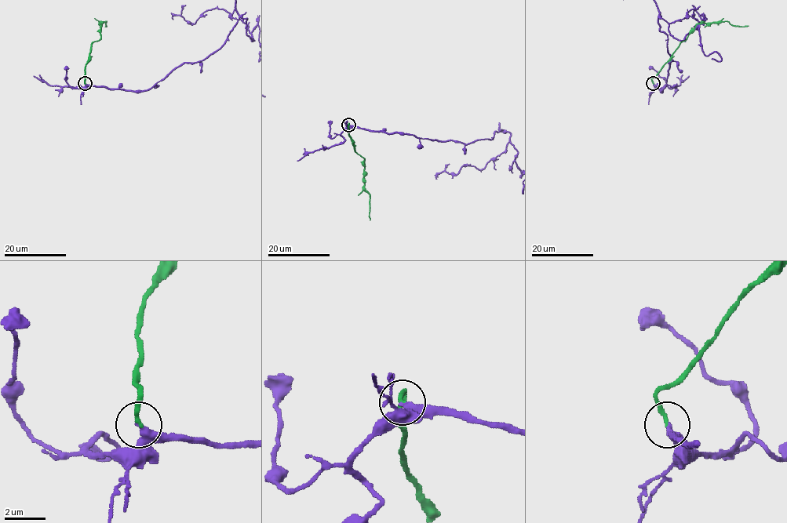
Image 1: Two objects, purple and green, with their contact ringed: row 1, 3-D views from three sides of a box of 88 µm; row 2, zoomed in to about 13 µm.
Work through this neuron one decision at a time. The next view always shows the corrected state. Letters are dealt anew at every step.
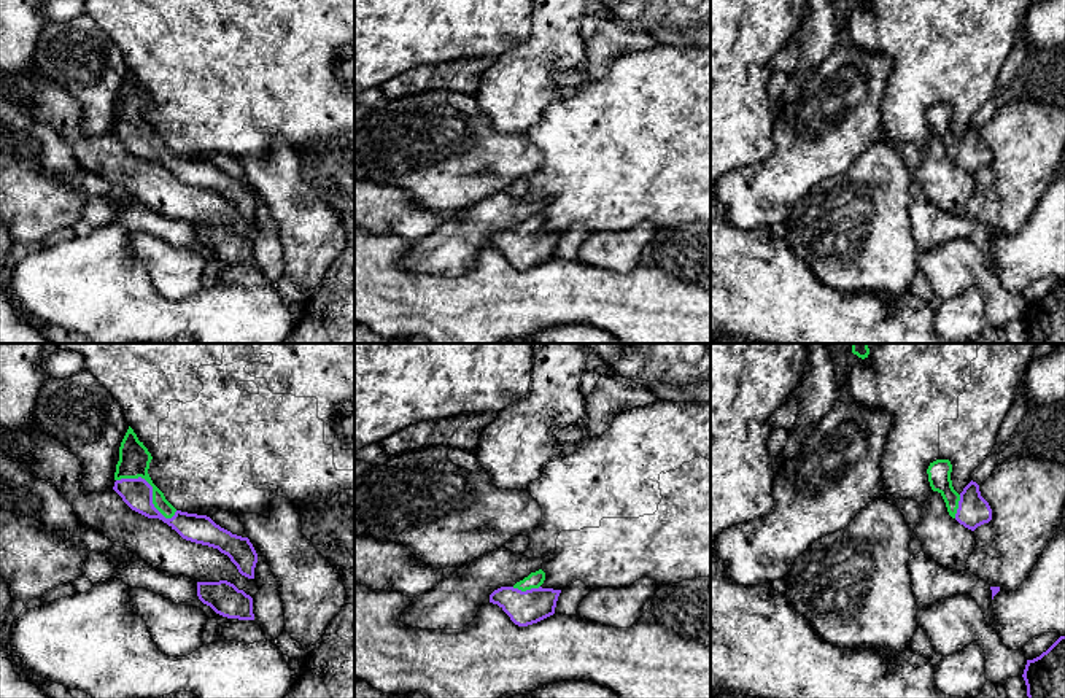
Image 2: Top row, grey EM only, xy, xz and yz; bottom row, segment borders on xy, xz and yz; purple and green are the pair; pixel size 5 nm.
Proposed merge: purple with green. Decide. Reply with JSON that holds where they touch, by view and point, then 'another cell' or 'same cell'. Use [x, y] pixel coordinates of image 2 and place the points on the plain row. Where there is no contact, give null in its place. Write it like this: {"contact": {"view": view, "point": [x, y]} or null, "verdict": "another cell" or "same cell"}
{"contact": {"view": "xy", "point": [151, 134]}, "verdict": "same cell"}

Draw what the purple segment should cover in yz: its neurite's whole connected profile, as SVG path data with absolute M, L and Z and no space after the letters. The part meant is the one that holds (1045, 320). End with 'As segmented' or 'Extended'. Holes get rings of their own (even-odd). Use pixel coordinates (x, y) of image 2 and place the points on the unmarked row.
M1065 280L1040 301L1027 304L1022 321L1028 343L1065 343Z. As segmented

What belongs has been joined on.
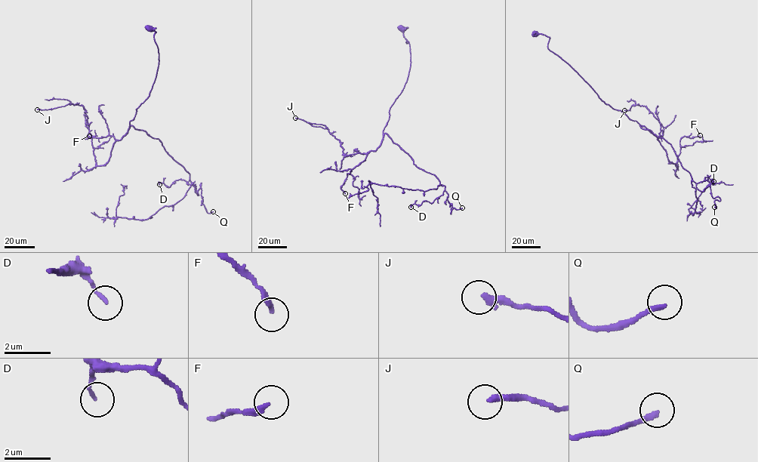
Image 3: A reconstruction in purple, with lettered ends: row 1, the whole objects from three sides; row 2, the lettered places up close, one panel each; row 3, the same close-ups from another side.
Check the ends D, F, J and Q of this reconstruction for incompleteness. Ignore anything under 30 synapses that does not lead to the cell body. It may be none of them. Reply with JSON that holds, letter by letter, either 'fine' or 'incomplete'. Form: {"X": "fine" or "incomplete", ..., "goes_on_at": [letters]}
{"D": "fine", "F": "fine", "J": "fine", "Q": "incomplete", "goes_on_at": ["Q"]}

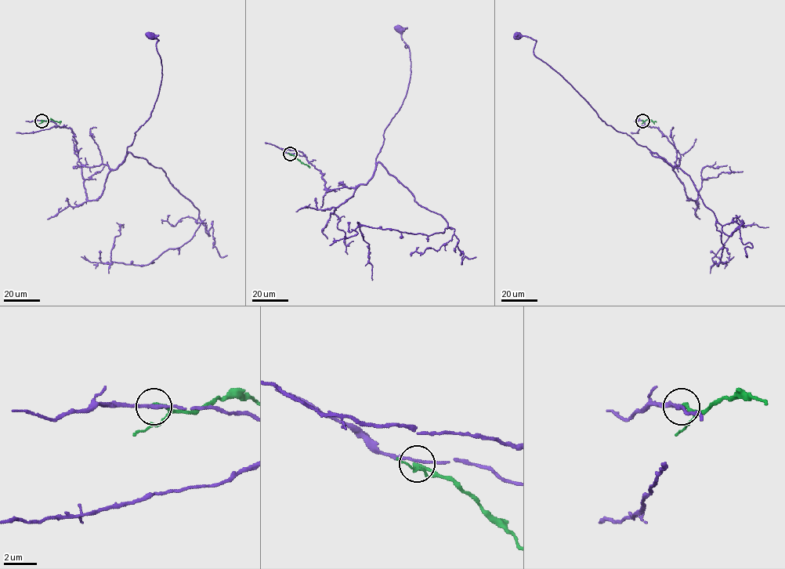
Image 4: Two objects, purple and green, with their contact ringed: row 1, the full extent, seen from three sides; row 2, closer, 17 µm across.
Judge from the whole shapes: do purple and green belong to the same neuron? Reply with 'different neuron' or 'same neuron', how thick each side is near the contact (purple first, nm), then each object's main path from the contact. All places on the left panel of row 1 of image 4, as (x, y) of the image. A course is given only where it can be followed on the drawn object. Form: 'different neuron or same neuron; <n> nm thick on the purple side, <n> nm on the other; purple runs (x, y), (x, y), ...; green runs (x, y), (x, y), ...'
different neuron; 160 nm thick on the purple side, 300 nm on the other; purple runs (41, 120), (71, 129), (81, 164), (115, 169), (157, 96), (162, 65), (158, 40), (150, 35); green runs (41, 120), (60, 122)

